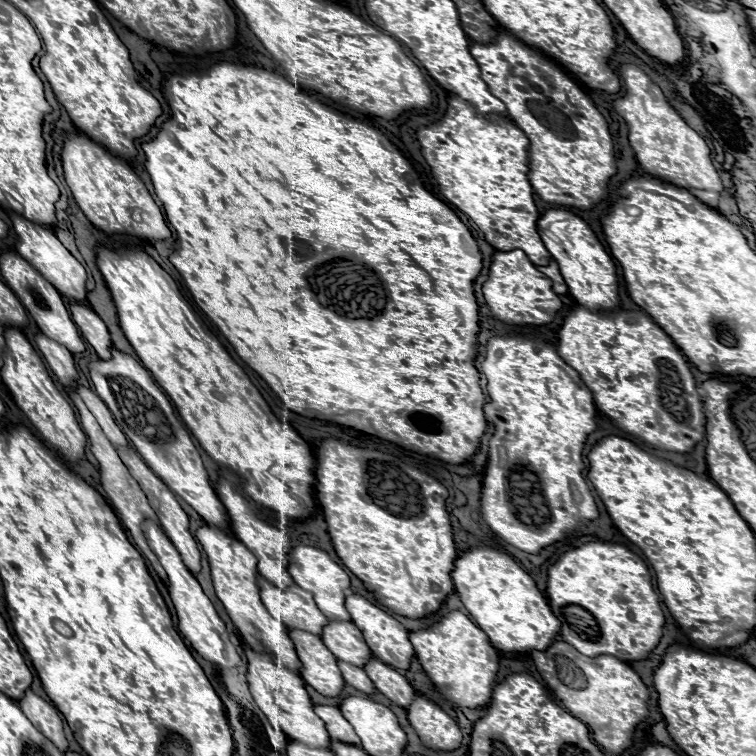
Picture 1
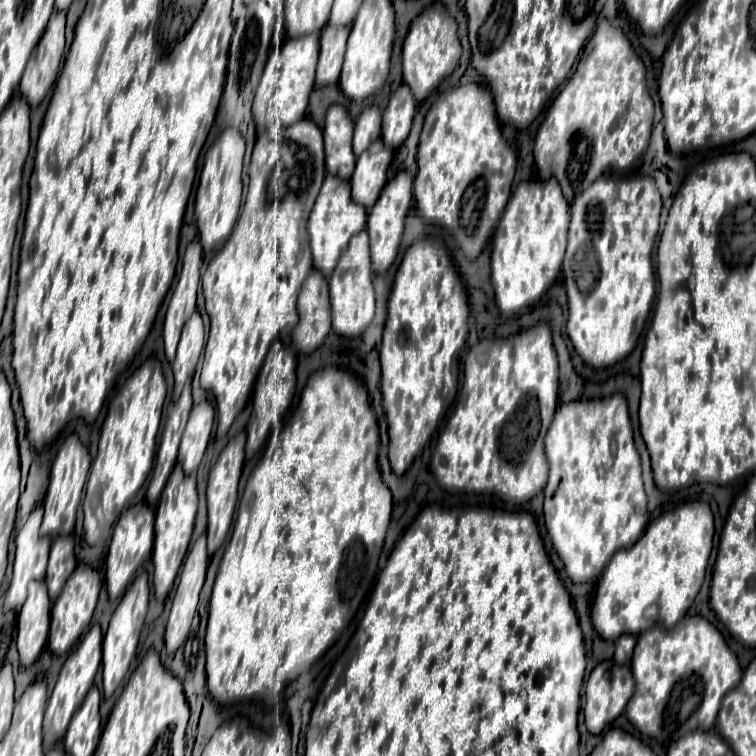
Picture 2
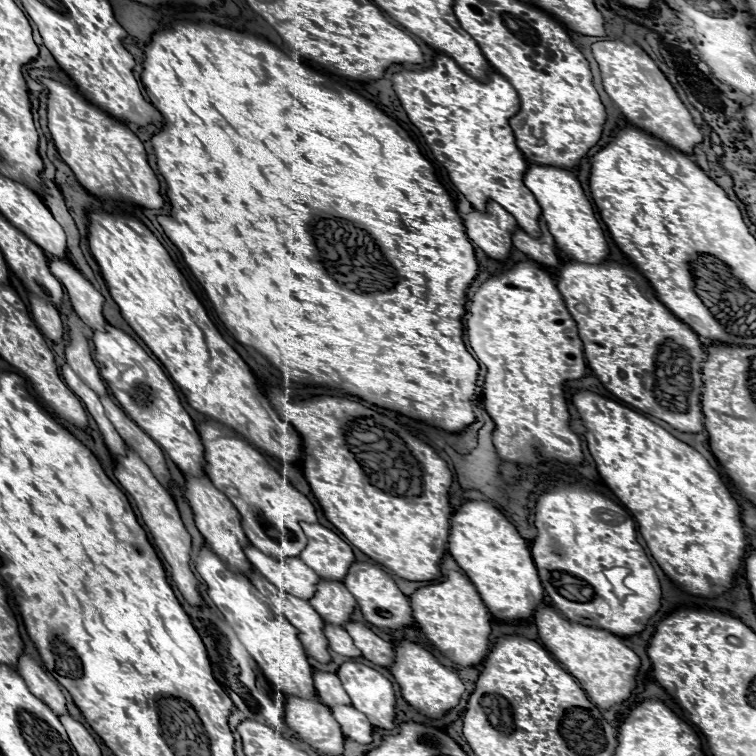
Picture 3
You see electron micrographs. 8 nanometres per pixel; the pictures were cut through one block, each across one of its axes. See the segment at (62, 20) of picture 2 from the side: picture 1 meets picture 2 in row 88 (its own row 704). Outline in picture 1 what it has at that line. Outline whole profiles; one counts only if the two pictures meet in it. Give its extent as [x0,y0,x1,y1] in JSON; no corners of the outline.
[20,690,68,752]

